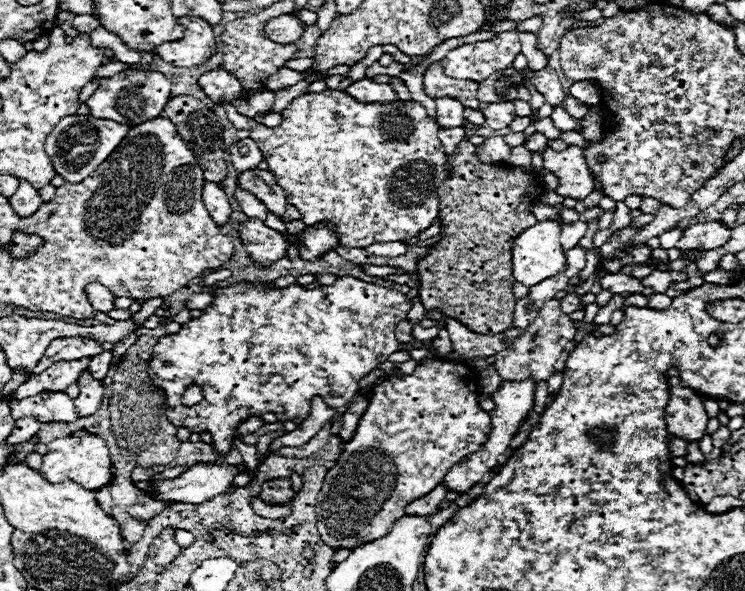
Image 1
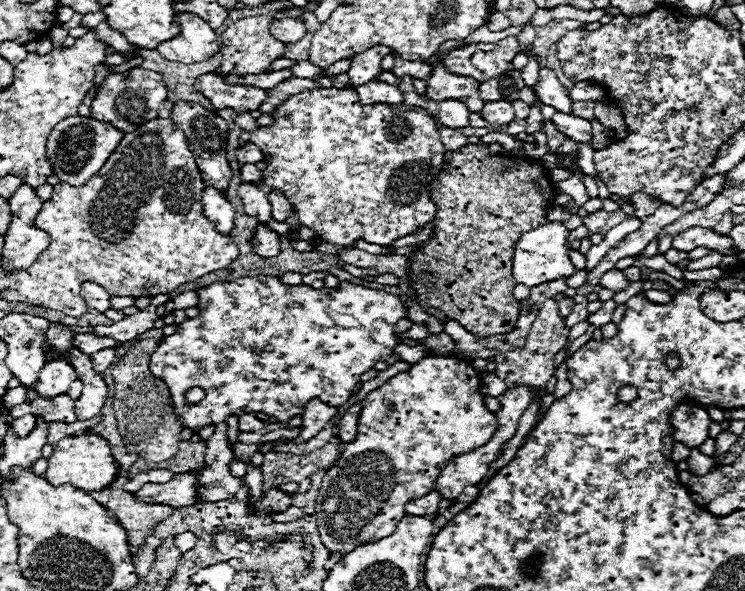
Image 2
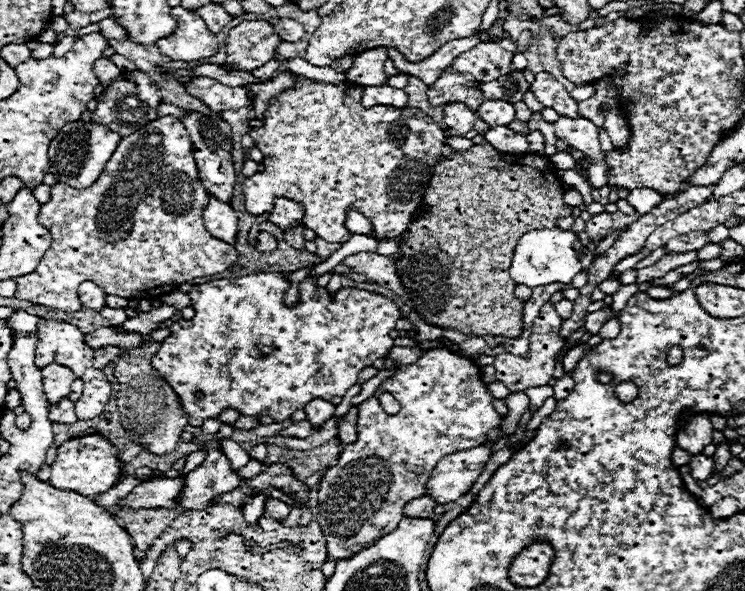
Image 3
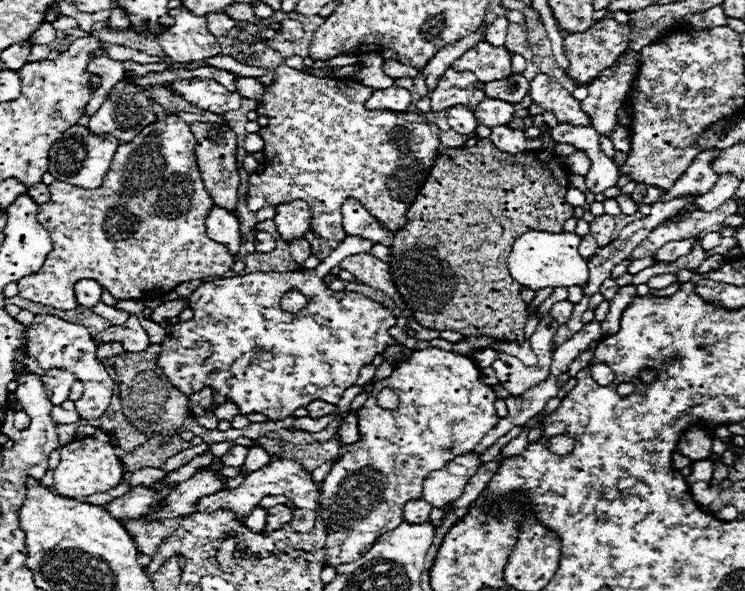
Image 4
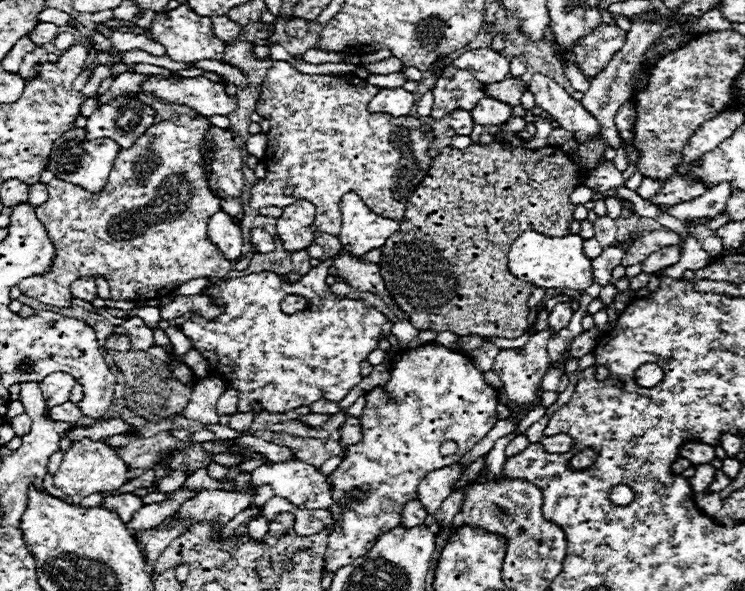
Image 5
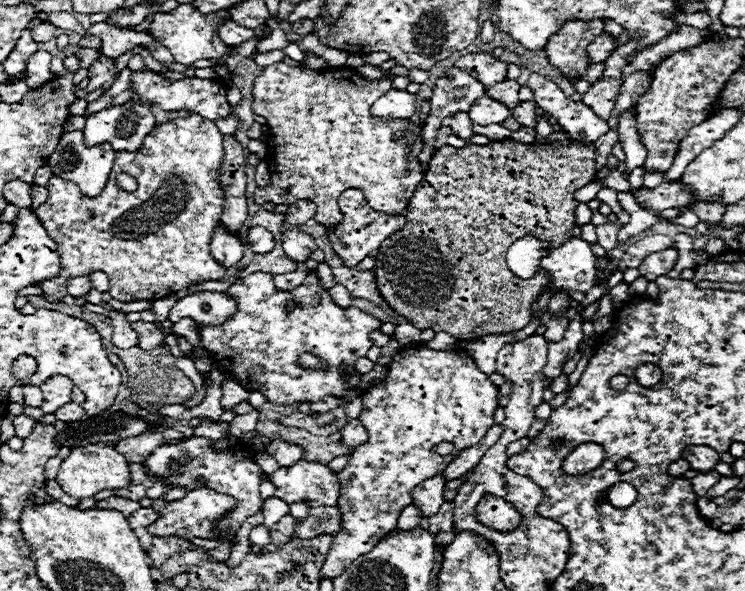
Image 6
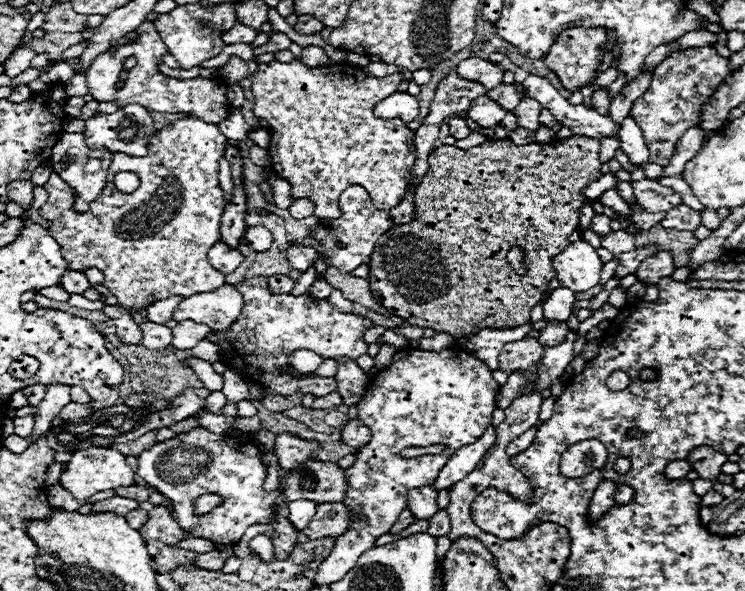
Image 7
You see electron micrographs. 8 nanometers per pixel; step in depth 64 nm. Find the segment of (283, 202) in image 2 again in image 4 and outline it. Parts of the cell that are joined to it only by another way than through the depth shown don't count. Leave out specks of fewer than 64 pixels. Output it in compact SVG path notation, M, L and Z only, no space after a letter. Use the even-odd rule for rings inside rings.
M284 202L278 204L274 210L276 210L274 224L284 240L304 236L304 232L310 230L312 214L304 202Z

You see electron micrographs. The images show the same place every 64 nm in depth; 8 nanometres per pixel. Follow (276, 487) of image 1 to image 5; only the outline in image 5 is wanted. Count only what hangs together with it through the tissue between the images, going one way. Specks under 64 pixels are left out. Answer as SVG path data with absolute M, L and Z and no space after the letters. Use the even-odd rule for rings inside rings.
M280 512L272 522L270 522L270 534L284 534L290 526L294 524L294 514L292 512Z

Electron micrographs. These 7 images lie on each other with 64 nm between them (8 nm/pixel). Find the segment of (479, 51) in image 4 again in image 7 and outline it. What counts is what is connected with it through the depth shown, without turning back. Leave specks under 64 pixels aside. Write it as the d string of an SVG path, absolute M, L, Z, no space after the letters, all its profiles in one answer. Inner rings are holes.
M476 56L462 60L456 66L456 70L462 78L472 78L472 82L480 82L486 88L498 86L502 82L502 76L504 76L504 70L498 64L484 60L484 58L476 58Z

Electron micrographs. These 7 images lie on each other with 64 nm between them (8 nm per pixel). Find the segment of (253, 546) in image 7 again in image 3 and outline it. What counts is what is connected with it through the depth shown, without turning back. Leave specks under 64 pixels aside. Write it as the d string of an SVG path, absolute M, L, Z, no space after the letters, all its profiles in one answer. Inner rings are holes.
M256 492L256 494L250 494L246 498L246 506L244 506L244 518L254 524L260 520L262 512L264 512L264 492Z

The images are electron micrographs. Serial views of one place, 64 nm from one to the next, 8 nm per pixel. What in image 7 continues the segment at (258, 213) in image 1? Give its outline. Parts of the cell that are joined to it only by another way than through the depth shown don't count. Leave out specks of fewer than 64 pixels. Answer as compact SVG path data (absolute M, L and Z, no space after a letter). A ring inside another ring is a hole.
M300 60L284 62L268 62L258 64L258 72L252 78L252 94L254 94L254 116L264 120L270 126L270 168L274 174L284 178L292 186L292 200L308 198L316 204L316 218L340 218L338 216L338 198L340 194L354 184L366 188L372 204L380 210L390 210L398 206L414 182L414 130L406 128L402 120L384 120L372 114L372 108L380 98L398 90L398 82L402 82L402 74L392 74L384 78L370 78L362 72L362 68L342 62L324 68L308 68Z

